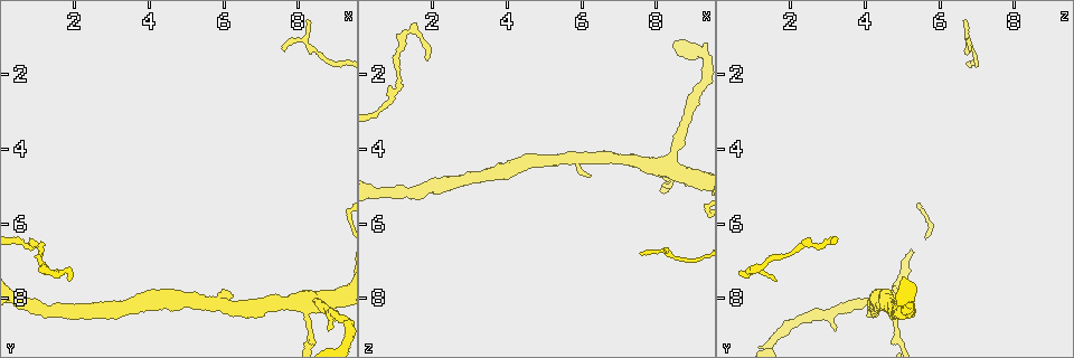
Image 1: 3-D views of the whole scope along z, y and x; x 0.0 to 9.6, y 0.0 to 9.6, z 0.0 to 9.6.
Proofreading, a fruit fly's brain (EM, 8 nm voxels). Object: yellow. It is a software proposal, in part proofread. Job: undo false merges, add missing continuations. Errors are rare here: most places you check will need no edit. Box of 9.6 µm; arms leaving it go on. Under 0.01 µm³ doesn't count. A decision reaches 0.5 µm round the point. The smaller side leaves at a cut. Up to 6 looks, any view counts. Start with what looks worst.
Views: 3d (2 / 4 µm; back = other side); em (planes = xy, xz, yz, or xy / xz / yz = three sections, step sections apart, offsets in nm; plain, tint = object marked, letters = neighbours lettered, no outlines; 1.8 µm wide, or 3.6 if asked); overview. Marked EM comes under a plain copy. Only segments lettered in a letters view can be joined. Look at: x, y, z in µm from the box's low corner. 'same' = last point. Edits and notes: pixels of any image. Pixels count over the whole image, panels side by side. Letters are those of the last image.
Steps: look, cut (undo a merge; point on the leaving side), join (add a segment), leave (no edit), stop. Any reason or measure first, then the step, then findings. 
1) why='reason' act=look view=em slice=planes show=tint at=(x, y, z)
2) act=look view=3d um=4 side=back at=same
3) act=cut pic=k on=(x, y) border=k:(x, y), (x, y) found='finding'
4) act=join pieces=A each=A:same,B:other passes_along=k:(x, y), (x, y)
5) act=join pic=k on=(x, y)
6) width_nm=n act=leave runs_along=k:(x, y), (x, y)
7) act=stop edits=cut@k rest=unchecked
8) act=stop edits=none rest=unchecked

why='thin end' act=look view=em slice=planes show=letters at=(7.65, 1.45, 6.85)

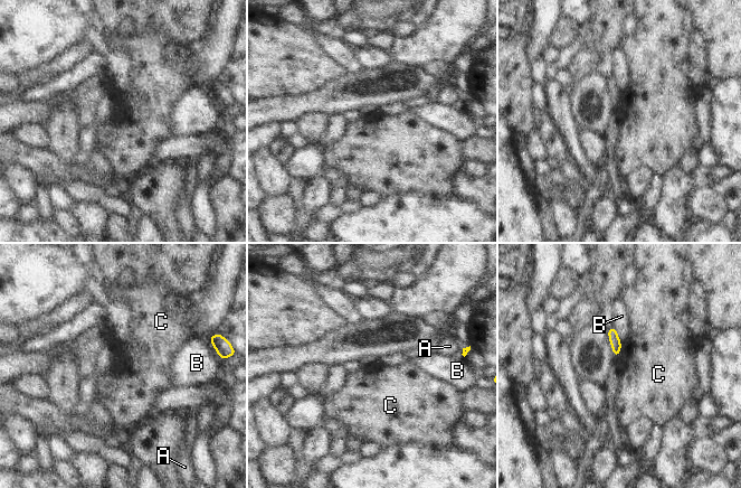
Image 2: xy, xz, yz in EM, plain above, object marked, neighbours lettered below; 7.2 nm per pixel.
act=leave each=A:other,B:other,C:other border=2:(621, 343), (618, 355) found='none of them fits'

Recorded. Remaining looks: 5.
act=look view=em slice=planes show=letters at=(8.35, 8.00, 4.25)

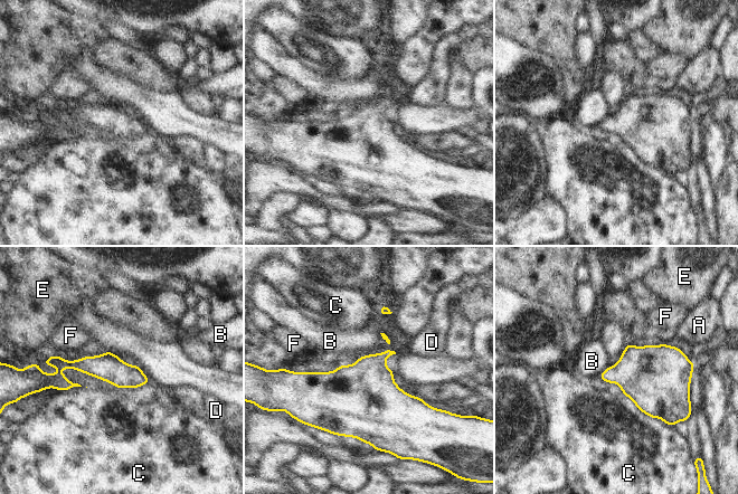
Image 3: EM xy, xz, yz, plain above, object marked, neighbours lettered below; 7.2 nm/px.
width_nm=200 act=leave each=A:other,B:other,C:other,D:other,E:other,F:other border=3:(396, 352), (385, 350), (359, 358) found='all the same cell'

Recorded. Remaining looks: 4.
why='stops while still wide' act=look view=3d um=2 at=(6.25, 7.90, 4.75)

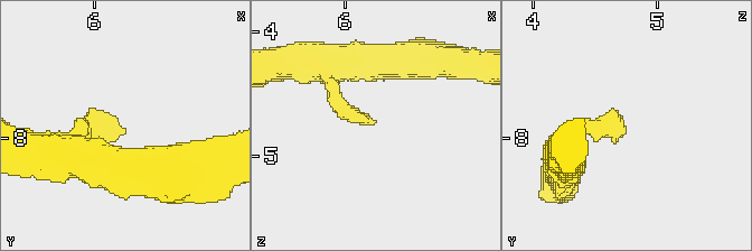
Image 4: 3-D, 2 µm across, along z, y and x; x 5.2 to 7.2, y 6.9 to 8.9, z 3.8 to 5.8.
why='shape alone is not enough' act=look view=em slice=yz step=8 show=letters at=(6.20, 7.90, 4.72)

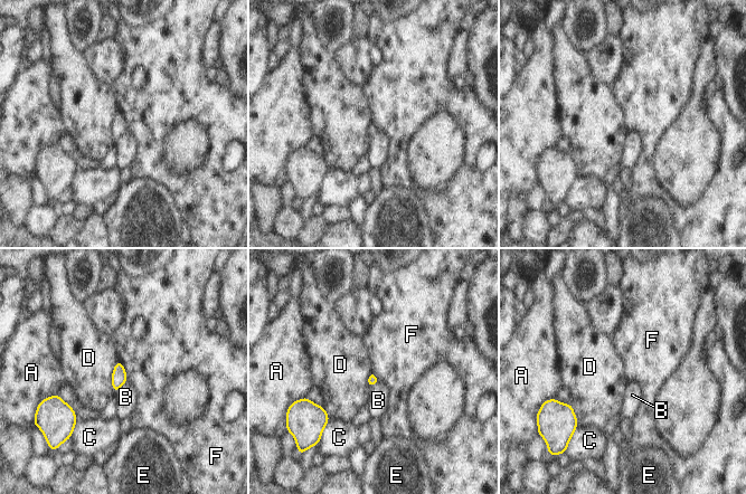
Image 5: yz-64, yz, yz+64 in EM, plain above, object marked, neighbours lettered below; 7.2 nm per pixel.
act=look view=em slice=planes show=letters at=same

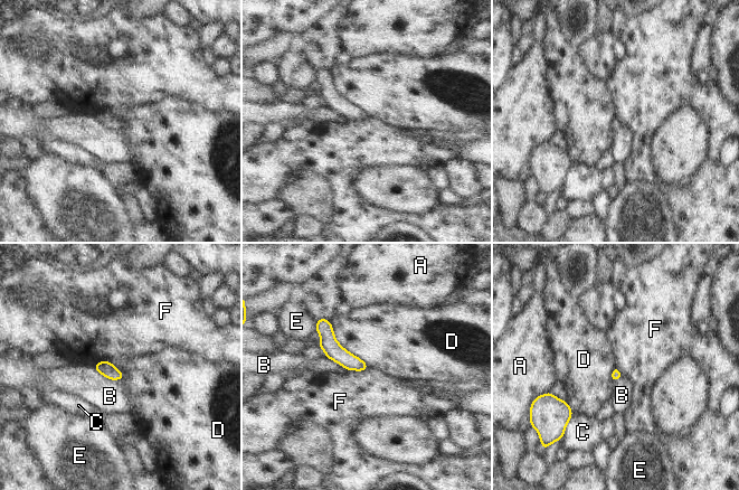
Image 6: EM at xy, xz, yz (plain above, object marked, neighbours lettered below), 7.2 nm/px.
longest_contact=D:440nm act=leave each=A:other,B:other,C:other,D:other,E:other,F:other runs_along=6:(320, 321), (328, 341), (362, 367) found='none of them fits'

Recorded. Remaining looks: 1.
act=stop edits=none rest=unchecked

